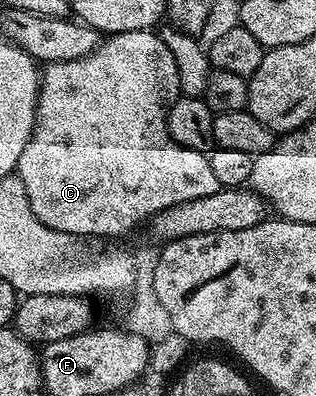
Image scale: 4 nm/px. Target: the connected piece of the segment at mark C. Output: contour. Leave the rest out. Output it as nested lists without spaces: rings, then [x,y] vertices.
[[[149,29],[140,31],[124,31],[109,34],[99,40],[98,45],[82,59],[68,63],[47,64],[40,73],[38,86],[38,106],[34,130],[24,147],[24,155],[20,155],[20,163],[16,170],[17,177],[24,183],[24,191],[28,191],[28,199],[32,203],[32,215],[44,223],[44,227],[52,227],[56,231],[70,233],[74,237],[91,239],[90,237],[122,237],[130,233],[138,224],[149,222],[157,213],[168,207],[176,207],[180,203],[188,203],[188,199],[204,199],[204,195],[212,195],[220,186],[216,183],[216,175],[208,167],[204,167],[203,154],[180,147],[172,139],[168,131],[168,111],[180,96],[180,75],[176,75],[176,59],[172,59],[172,51],[164,44],[157,32]]]

